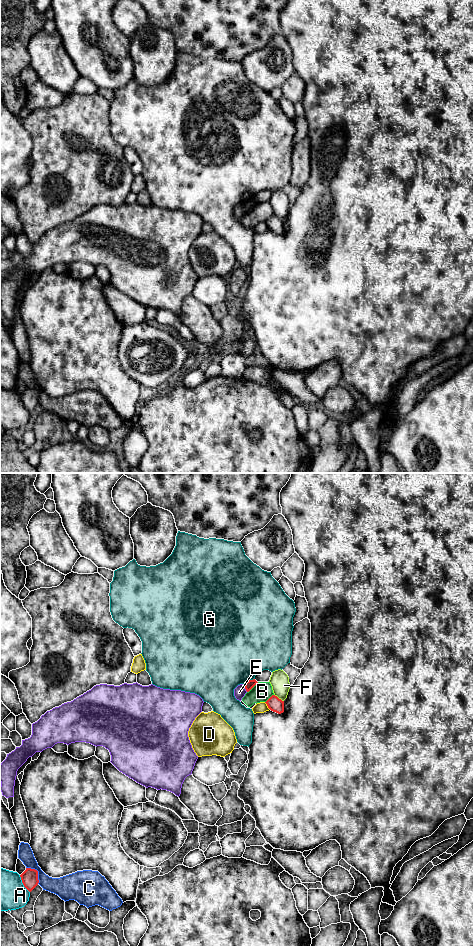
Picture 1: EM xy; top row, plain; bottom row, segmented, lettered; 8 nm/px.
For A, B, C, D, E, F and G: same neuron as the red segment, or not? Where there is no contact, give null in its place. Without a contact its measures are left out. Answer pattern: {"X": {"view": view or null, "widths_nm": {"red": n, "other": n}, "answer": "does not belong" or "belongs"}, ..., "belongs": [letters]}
{"A": {"view": "xy", "widths_nm": {"red": 140, "other": 340}, "answer": "does not belong"}, "B": {"view": "xy", "widths_nm": {"red": 70, "other": 160}, "answer": "does not belong"}, "C": {"view": "xy", "widths_nm": {"red": 140, "other": 170}, "answer": "does not belong"}, "D": {"view": "xy", "widths_nm": {"red": 120, "other": 90}, "answer": "does not belong"}, "E": {"view": "xy", "widths_nm": {"red": 70, "other": 100}, "answer": "does not belong"}, "F": {"view": "xy", "widths_nm": {"red": 120, "other": 160}, "answer": "does not belong"}, "G": {"view": "xy", "widths_nm": {"red": 70, "other": 480}, "answer": "does not belong"}, "belongs": []}

